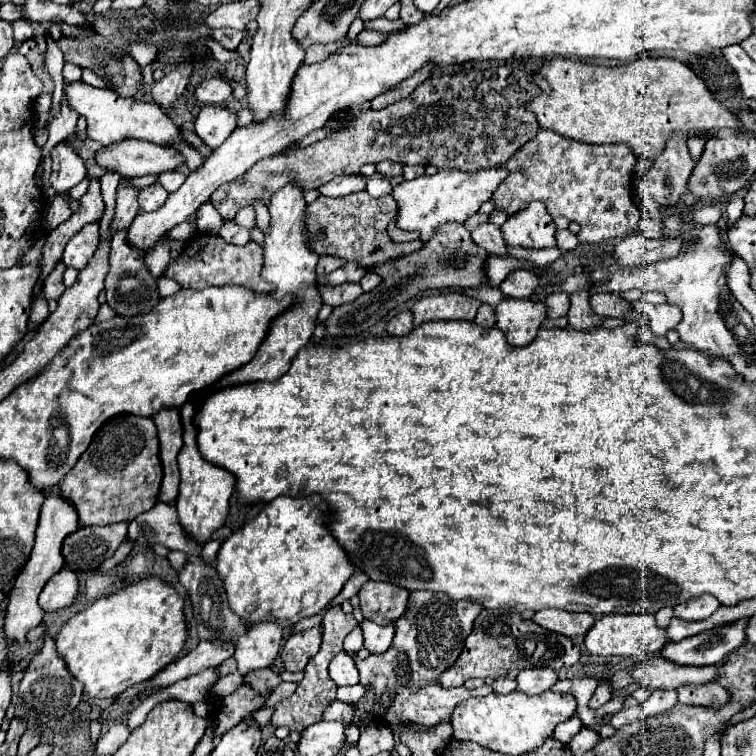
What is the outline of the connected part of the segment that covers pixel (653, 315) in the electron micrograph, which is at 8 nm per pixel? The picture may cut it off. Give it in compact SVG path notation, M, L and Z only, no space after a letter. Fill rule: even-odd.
M637 300L633 306L637 313L647 316L649 327L653 328L653 332L657 336L665 336L669 330L675 329L681 320L679 306L675 306L675 304L665 302L654 306L647 304L645 300Z

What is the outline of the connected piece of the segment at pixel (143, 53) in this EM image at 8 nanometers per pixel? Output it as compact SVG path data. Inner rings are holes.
M137 42L131 46L131 56L135 58L135 62L139 66L149 66L155 62L155 56L157 56L157 48L155 44L143 44L143 42Z

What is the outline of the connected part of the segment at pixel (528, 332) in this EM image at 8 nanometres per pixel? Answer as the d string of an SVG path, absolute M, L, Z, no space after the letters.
M505 298L495 306L495 318L495 326L505 334L511 346L527 346L537 336L545 312L539 302Z

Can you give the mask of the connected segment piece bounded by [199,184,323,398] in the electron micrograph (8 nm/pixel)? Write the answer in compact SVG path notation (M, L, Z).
M289 184L287 188L281 188L279 192L275 192L275 196L271 196L271 200L267 204L269 214L271 214L271 232L265 236L265 248L263 248L265 250L263 280L277 286L275 292L271 294L271 296L275 296L275 300L281 300L285 294L293 294L295 300L297 300L295 308L289 308L287 312L283 312L283 316L273 320L267 338L263 340L263 344L259 346L259 350L257 350L257 354L251 362L247 362L239 370L223 376L211 388L205 388L203 392L199 392L199 398L207 396L209 392L229 388L229 386L237 386L237 384L277 380L279 376L283 376L283 372L289 370L289 364L297 356L297 352L309 342L309 338L315 330L317 312L323 306L323 300L321 300L321 294L319 294L317 284L315 284L315 266L317 266L319 256L315 256L305 246L305 240L307 240L305 232L303 232L305 206L307 204L303 200L303 192L295 184Z

